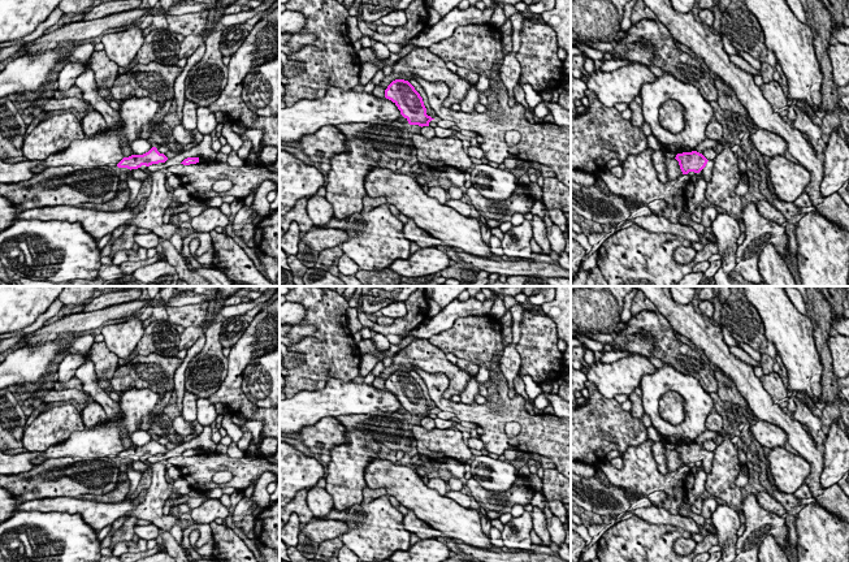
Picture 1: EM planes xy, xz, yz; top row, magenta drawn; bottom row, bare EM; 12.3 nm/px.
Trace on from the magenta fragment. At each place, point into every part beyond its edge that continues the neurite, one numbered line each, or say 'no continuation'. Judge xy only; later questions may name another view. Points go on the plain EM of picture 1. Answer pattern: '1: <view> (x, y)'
1: xy (135, 465)

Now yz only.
1: yz (706, 465)

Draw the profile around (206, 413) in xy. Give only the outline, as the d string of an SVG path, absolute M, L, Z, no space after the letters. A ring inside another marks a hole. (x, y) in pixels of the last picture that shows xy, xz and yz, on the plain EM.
M198 398L196 401L196 422L203 427L209 427L213 422L216 422L217 411L215 405L212 405L208 399Z

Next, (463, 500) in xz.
M449 490L445 496L454 500L463 507L471 507L472 497L469 494L463 494L459 490Z

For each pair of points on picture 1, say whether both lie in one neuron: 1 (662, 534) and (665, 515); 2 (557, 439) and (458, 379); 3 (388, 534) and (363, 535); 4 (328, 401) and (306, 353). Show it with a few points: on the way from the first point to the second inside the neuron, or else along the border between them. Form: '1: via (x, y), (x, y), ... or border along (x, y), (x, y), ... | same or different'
1: border along (635, 514), (650, 523), (668, 523), (692, 534) | different
2: border along (423, 370), (447, 377), (442, 396), (449, 400) | different
3: via (381, 534), (369, 535) | same
4: border along (350, 380), (329, 379), (326, 381) | different

